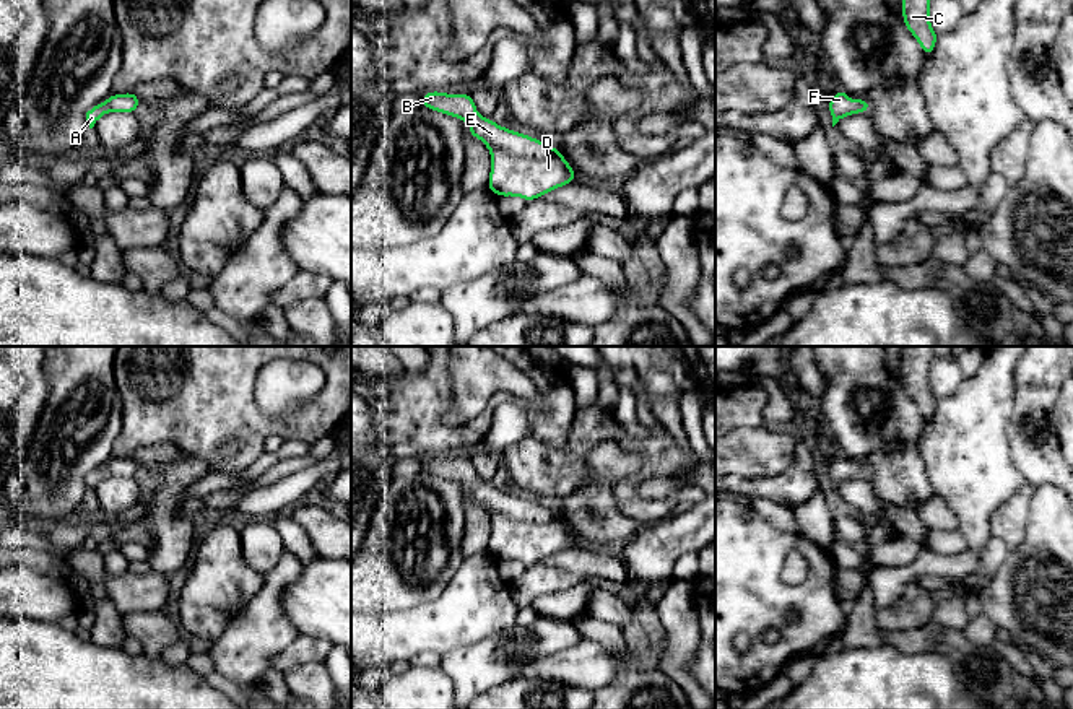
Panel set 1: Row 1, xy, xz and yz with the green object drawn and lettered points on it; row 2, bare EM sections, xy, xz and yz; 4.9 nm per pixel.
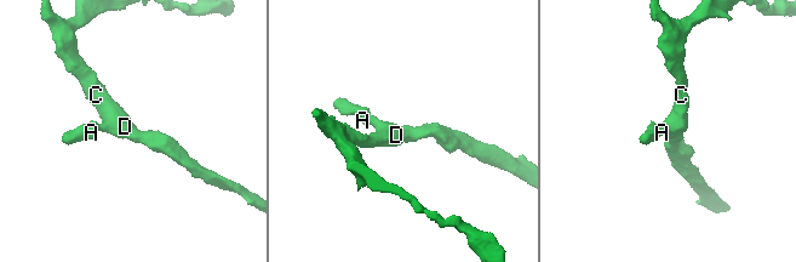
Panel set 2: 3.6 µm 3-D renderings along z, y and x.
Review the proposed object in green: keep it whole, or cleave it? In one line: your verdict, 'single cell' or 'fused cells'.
single cell

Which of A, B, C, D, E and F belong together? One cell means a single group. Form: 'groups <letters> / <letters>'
groups A B C D E F

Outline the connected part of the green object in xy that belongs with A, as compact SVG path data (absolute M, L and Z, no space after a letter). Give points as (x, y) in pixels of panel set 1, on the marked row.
M132 91L124 93L124 94L111 94L104 102L93 106L86 112L86 122L88 122L89 128L93 128L94 124L109 111L133 114L140 102L141 102L141 99Z

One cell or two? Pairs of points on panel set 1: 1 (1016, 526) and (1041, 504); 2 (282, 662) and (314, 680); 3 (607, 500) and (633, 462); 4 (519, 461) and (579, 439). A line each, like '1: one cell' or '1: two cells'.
1: two cells
2: two cells
3: one cell
4: one cell

